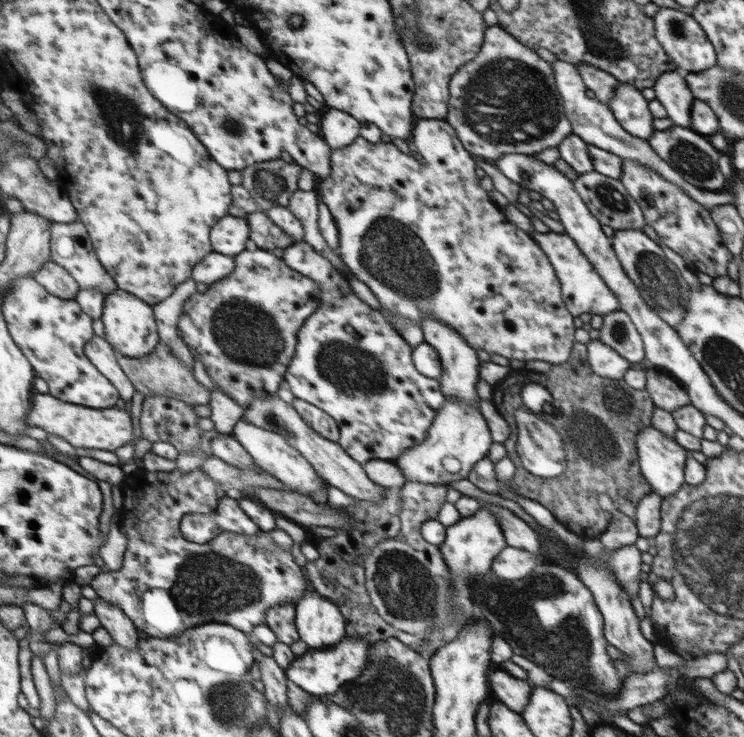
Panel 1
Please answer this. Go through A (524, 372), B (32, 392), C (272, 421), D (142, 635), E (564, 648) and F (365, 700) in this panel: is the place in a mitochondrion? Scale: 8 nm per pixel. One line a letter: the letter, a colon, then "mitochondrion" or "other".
A: other
B: other
C: other
D: other
E: mitochondrion
F: mitochondrion

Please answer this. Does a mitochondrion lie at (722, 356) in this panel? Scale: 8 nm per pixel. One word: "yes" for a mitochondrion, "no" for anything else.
yes

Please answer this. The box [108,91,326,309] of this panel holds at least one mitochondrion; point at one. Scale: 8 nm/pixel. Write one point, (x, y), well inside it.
(262, 177)

